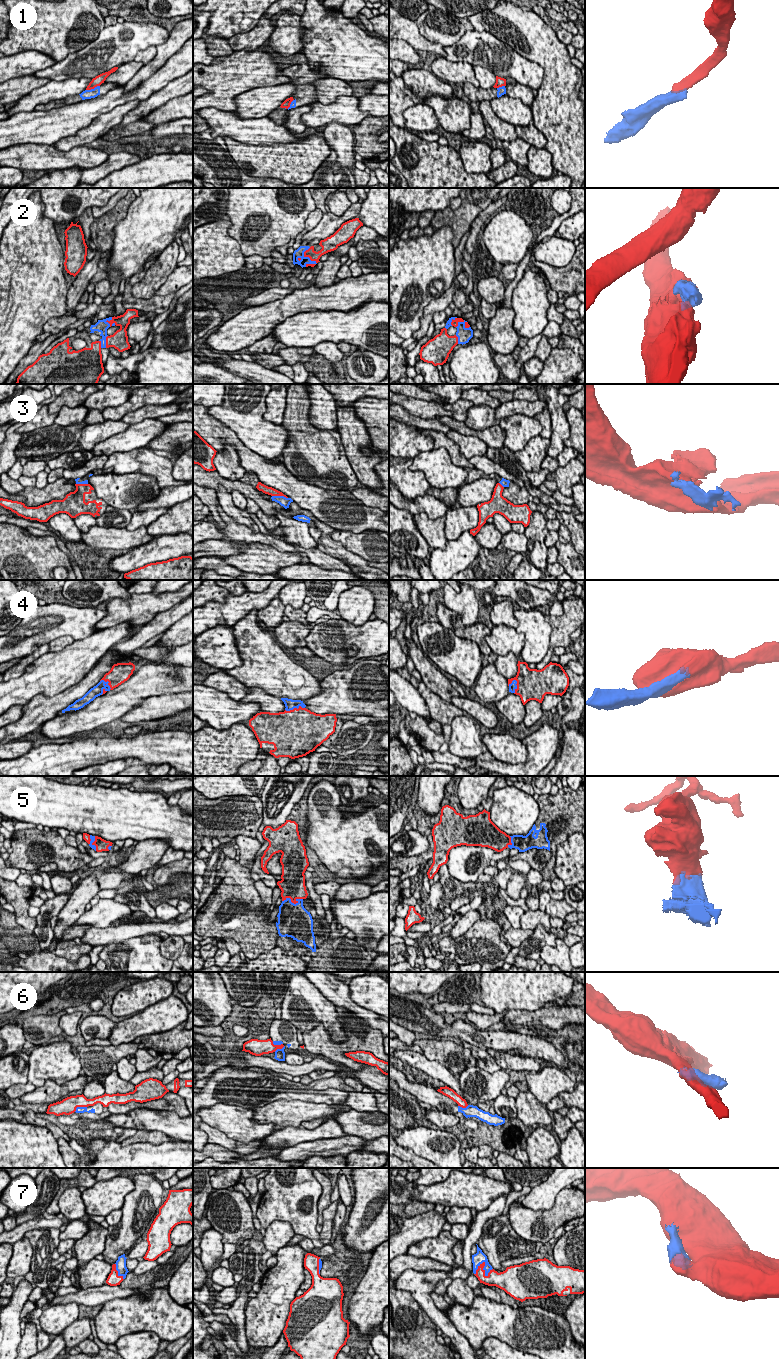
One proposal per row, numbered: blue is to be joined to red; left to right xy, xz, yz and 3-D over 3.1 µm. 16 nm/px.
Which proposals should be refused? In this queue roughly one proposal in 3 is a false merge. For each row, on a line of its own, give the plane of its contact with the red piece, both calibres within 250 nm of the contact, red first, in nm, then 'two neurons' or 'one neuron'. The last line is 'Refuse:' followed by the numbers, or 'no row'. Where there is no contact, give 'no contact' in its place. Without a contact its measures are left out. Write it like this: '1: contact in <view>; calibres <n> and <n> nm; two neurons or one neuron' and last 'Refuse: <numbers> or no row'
1: contact in xy; calibres 160 and 160 nm; two neurons
2: contact in xz; calibres 160 and 160 nm; one neuron
3: contact in xz; calibres 130 and 160 nm; two neurons
4: contact in yz; calibres 500 and 120 nm; one neuron
5: contact in xz; calibres 380 and 460 nm; one neuron
6: contact in xy; calibres 280 and 100 nm; two neurons
7: contact in yz; calibres 220 and 190 nm; one neuron
Refuse: 1, 3, 6

